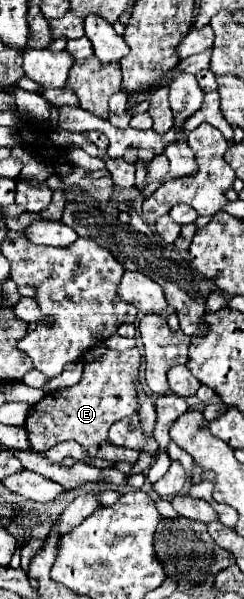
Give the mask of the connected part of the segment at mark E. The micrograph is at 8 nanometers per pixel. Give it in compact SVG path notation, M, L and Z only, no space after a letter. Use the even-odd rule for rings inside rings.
M136 347L128 351L108 349L100 359L86 365L82 381L78 385L46 393L34 407L30 407L24 421L30 449L48 451L58 443L76 441L82 447L86 447L88 455L96 459L130 461L130 463L138 461L138 451L126 447L112 447L108 441L110 425L138 411L138 401L134 393L138 367L140 367L140 351Z

